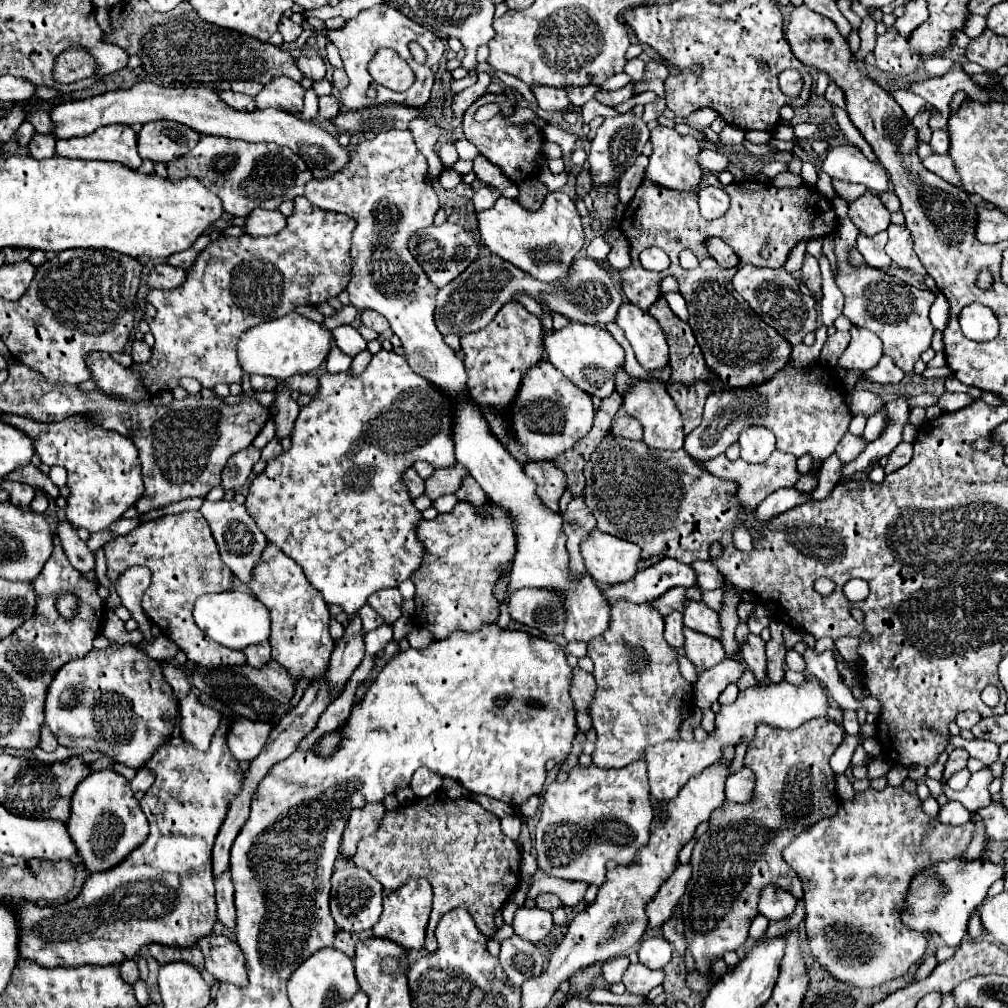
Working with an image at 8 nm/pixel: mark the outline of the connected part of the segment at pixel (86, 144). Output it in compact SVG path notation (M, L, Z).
M104 126L84 138L58 140L56 154L78 160L120 162L132 170L138 170L142 164L136 148L136 132L130 126Z

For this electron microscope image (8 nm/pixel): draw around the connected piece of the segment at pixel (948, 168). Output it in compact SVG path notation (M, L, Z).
M932 154L928 156L924 162L922 162L930 172L938 174L940 178L944 178L946 182L954 184L954 186L960 186L960 176L956 174L956 168L954 168L954 162L948 154Z

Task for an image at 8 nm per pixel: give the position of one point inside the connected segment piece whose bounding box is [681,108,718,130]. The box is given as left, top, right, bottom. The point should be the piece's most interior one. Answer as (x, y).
(704, 117)

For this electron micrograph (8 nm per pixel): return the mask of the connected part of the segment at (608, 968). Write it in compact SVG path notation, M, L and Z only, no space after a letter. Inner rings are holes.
M620 956L620 958L612 958L604 964L604 978L608 984L618 984L624 976L624 970L628 968L628 958Z

